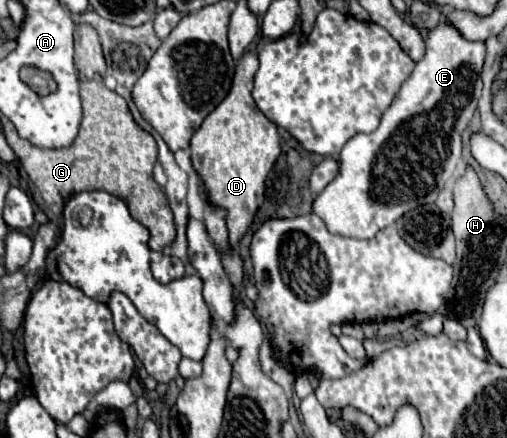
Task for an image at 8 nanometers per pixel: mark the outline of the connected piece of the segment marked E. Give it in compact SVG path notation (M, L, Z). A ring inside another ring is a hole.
M440 22L426 38L426 54L416 62L412 74L402 82L392 104L382 114L380 126L370 134L352 136L340 152L338 176L316 196L312 212L318 214L332 234L350 238L374 238L374 234L394 224L402 214L422 204L436 202L438 192L452 178L462 158L462 132L468 128L482 94L480 70L484 64L484 42L468 42L462 34Z

